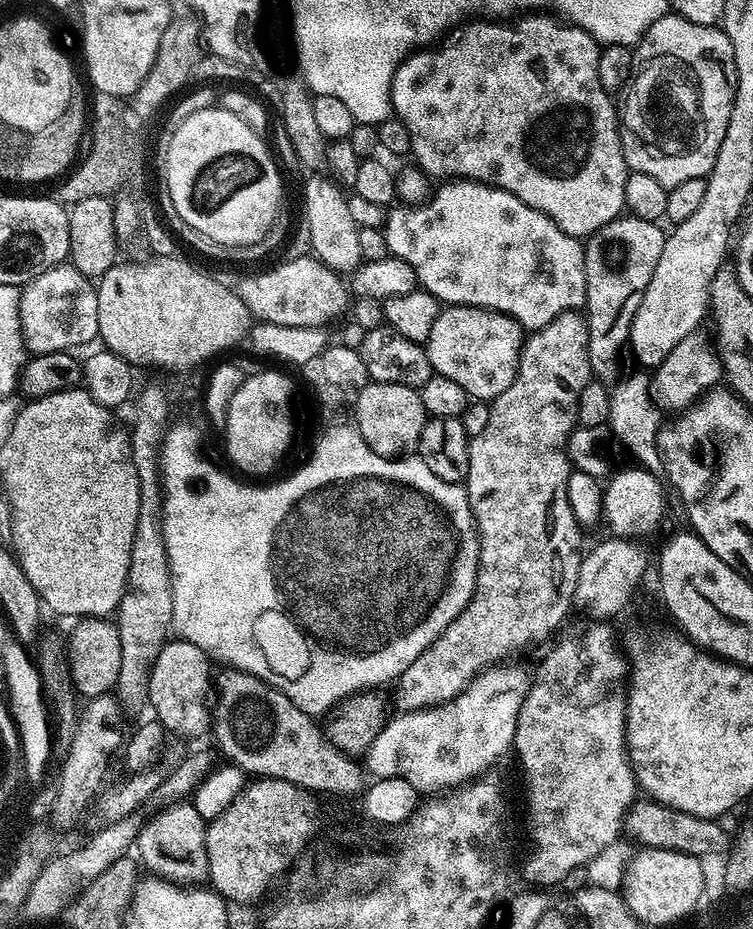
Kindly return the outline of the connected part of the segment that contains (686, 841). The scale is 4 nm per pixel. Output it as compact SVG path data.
M640 798L629 809L626 832L637 845L645 848L665 848L687 856L705 858L704 856L724 856L729 851L728 832L720 824L723 823L666 808L651 798Z

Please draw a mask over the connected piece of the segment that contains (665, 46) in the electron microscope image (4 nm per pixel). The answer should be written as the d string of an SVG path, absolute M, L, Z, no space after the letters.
M675 14L658 18L635 45L634 71L623 93L620 141L629 169L650 174L650 178L662 182L666 189L678 186L678 182L690 182L690 178L707 177L714 158L718 158L718 146L722 146L722 138L726 138L726 126L736 97L735 79L734 46L723 27L695 24Z

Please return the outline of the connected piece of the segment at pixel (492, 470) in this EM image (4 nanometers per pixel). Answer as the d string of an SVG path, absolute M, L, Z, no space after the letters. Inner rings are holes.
M579 311L565 312L525 339L520 350L520 369L516 371L516 380L491 401L489 425L480 428L468 446L468 507L482 541L476 573L478 590L473 592L468 605L461 608L456 620L446 626L443 634L431 641L425 652L420 652L404 665L394 684L397 713L420 712L452 700L465 692L485 670L511 661L508 660L511 656L543 640L551 641L557 635L555 632L559 630L560 623L567 618L568 611L574 608L582 559L582 526L574 518L574 510L570 510L570 498L566 498L570 461L565 445L578 424L576 399L591 379L588 321Z

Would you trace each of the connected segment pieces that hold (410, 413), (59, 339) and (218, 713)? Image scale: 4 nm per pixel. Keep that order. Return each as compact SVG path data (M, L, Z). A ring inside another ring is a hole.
M369 382L364 389L358 394L354 403L356 409L356 425L355 431L358 433L359 439L363 440L364 447L371 450L374 456L387 456L389 458L400 458L403 452L408 452L417 447L420 442L420 435L424 429L424 425L428 423L430 417L424 411L422 406L422 398L419 391L410 386L402 386L401 384L378 384Z
M71 263L57 264L21 289L19 320L25 349L31 355L76 350L99 335L95 285Z
M235 666L221 667L221 672L214 676L214 703L210 708L210 732L214 734L214 740L219 750L225 755L224 758L229 762L236 765L236 767L243 769L243 771L250 776L263 779L274 779L290 782L292 785L297 785L304 791L310 791L314 794L319 792L326 792L328 794L354 794L361 793L365 787L364 776L366 777L363 767L356 764L355 757L349 753L342 751L340 748L335 747L331 741L328 740L325 731L315 724L313 717L300 709L300 705L292 701L292 698L285 694L281 689L270 686L268 681L259 680L257 676L252 675L251 672L243 672L240 668Z

